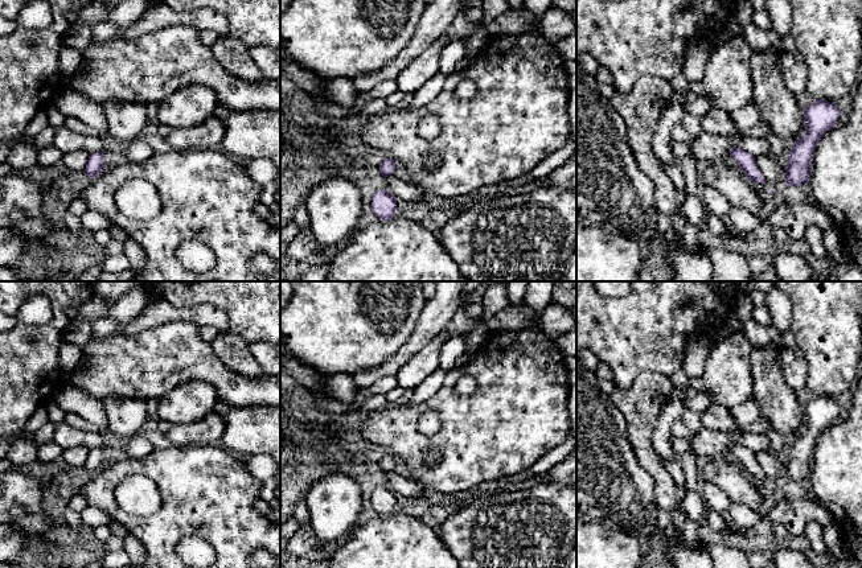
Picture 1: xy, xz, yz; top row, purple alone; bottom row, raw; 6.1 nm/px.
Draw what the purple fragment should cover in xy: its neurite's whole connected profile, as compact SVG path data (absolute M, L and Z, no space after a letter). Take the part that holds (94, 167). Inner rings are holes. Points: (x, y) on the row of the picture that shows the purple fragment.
M104 151L91 153L89 156L89 161L86 164L85 172L90 178L95 178L103 172L103 164L104 164L103 156L104 156Z

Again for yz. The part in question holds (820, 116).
M814 99L804 111L806 125L803 137L795 140L785 168L785 186L801 186L810 178L813 153L821 137L838 124L841 112L834 102Z

